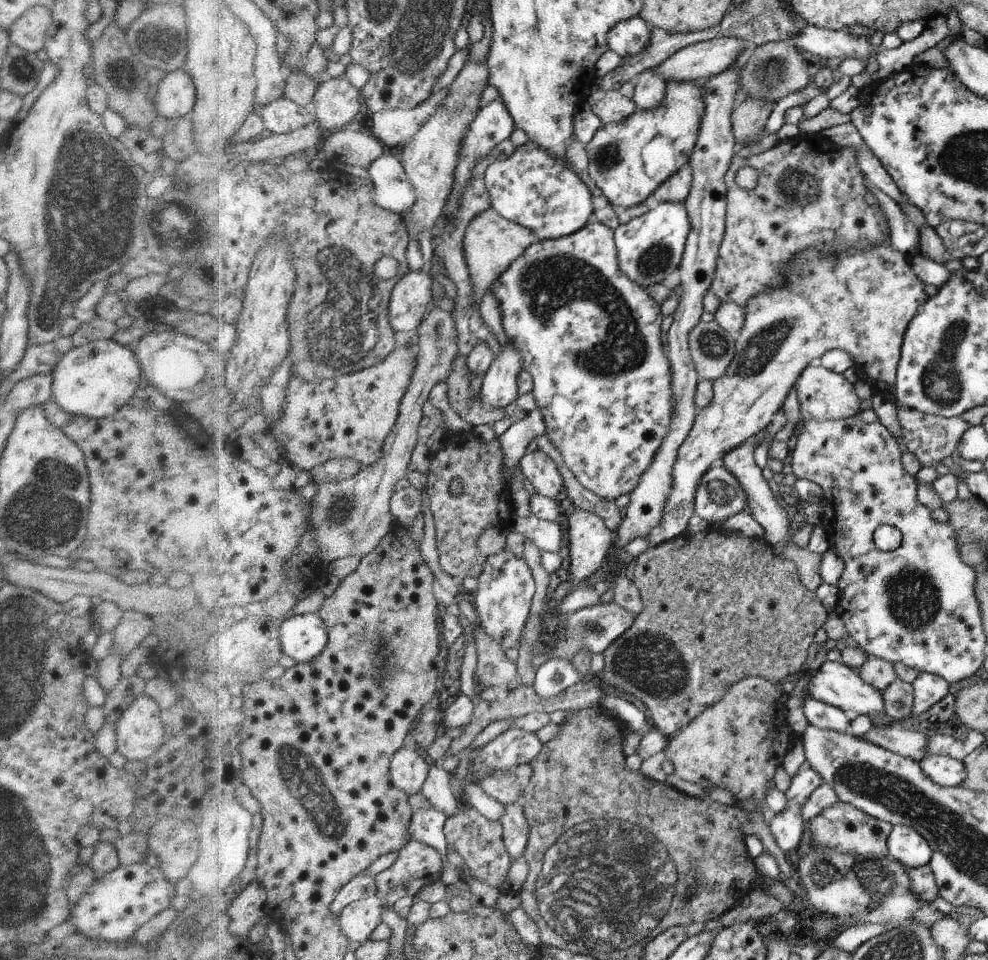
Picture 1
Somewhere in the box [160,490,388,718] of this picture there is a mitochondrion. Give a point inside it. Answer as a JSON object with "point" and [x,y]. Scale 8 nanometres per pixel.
{"point":[262,653]}

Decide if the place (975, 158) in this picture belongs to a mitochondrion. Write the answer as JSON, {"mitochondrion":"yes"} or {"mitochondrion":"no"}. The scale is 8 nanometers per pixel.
{"mitochondrion":"yes"}

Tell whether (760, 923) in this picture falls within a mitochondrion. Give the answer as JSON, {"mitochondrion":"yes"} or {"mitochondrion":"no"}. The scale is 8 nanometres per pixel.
{"mitochondrion":"no"}

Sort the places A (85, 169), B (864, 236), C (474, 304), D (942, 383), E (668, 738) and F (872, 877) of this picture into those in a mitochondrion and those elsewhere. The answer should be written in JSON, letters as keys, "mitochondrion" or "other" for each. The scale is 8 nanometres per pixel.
{"A":"mitochondrion","B":"mitochondrion","C":"other","D":"mitochondrion","E":"other","F":"mitochondrion"}

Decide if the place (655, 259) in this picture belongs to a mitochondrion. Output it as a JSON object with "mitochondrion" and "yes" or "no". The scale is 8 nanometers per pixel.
{"mitochondrion":"yes"}

